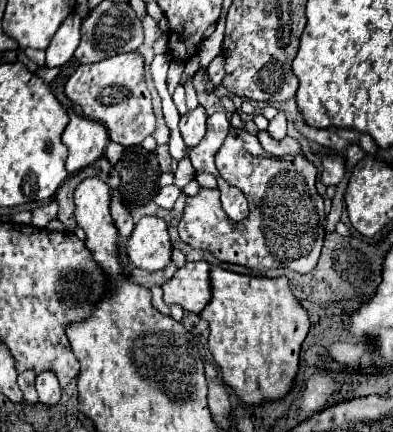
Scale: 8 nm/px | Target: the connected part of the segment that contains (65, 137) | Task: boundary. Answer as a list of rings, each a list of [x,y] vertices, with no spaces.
[[[74,111],[68,113],[70,123],[62,133],[62,143],[68,147],[66,171],[74,175],[104,155],[108,135],[100,123],[94,123],[92,119],[82,119]]]

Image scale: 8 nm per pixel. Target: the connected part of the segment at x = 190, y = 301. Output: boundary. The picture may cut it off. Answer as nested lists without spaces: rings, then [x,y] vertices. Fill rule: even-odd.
[[[206,261],[186,263],[182,269],[174,273],[174,277],[162,285],[164,289],[164,303],[166,305],[180,305],[186,311],[200,313],[210,297],[210,265]]]

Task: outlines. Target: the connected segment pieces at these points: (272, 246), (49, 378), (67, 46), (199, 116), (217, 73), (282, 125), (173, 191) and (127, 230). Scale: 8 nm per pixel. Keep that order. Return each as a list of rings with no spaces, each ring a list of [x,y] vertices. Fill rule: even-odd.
[[[232,127],[226,141],[222,143],[216,154],[216,168],[226,182],[246,195],[250,205],[250,215],[242,221],[232,221],[220,205],[218,189],[200,187],[196,195],[186,199],[184,215],[178,223],[180,239],[194,249],[208,249],[210,253],[214,253],[218,261],[224,261],[224,263],[236,263],[236,265],[258,269],[258,271],[266,271],[274,267],[290,267],[292,271],[300,275],[310,273],[318,263],[320,249],[326,235],[324,199],[316,191],[316,167],[304,155],[296,155],[294,159],[273,157],[262,148],[256,136]]]
[[[44,371],[36,377],[36,391],[40,395],[40,403],[46,407],[54,407],[60,401],[60,383],[52,371]]]
[[[70,13],[64,19],[64,23],[54,33],[54,39],[46,47],[46,67],[60,67],[72,59],[80,43],[80,25],[82,17],[78,13]]]
[[[196,107],[194,111],[182,115],[180,119],[180,133],[186,143],[186,147],[196,147],[206,131],[206,111],[202,107]]]
[[[219,54],[211,61],[211,63],[208,66],[208,74],[215,86],[221,84],[225,76],[224,63],[224,56],[222,54]]]
[[[278,113],[272,121],[270,121],[270,127],[268,127],[268,135],[272,139],[284,139],[286,137],[286,117],[284,113]]]
[[[168,185],[168,187],[160,189],[160,193],[156,195],[154,201],[162,209],[172,209],[174,203],[176,203],[176,199],[178,199],[178,195],[180,195],[180,189],[176,185]]]
[[[112,197],[112,205],[110,205],[110,215],[114,219],[114,225],[118,229],[118,235],[122,239],[128,239],[132,229],[134,229],[134,221],[132,215],[128,213],[128,209],[122,205],[122,201],[118,197]]]

